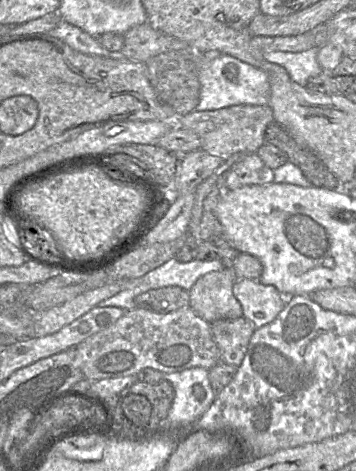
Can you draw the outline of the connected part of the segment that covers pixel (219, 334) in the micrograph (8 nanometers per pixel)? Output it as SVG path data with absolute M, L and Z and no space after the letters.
M243 317L210 323L214 342L220 352L220 362L238 367L247 351L251 336L257 329Z

